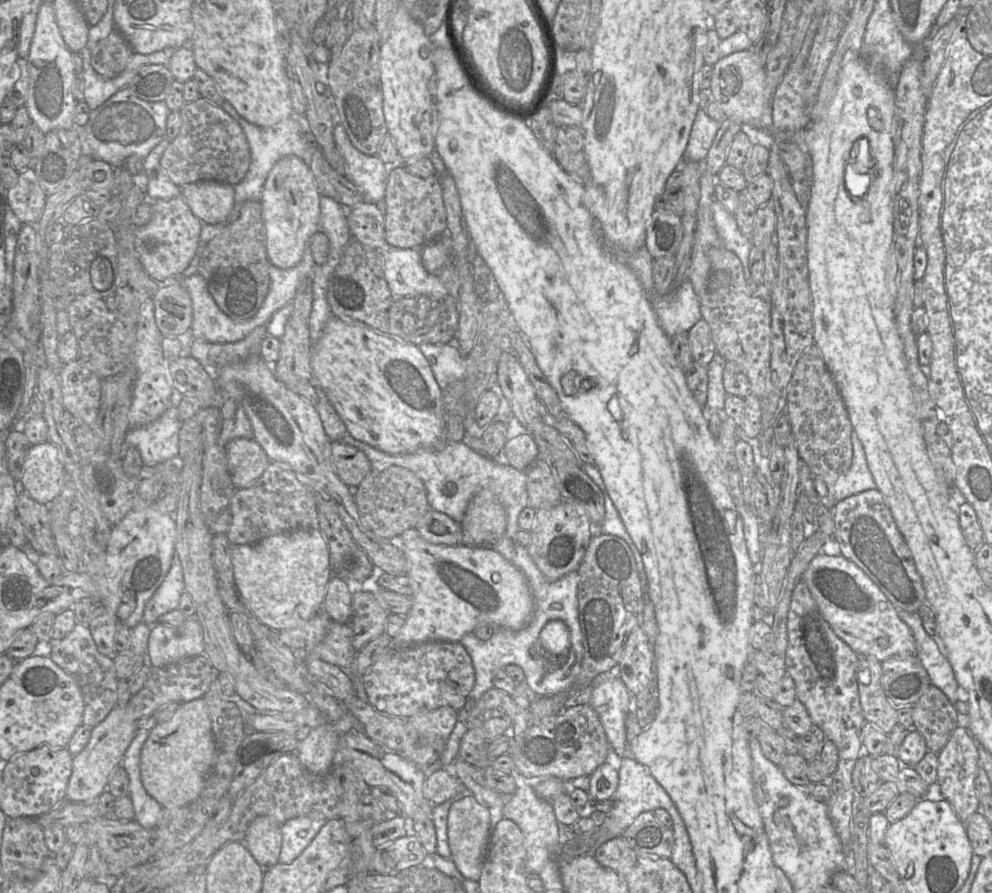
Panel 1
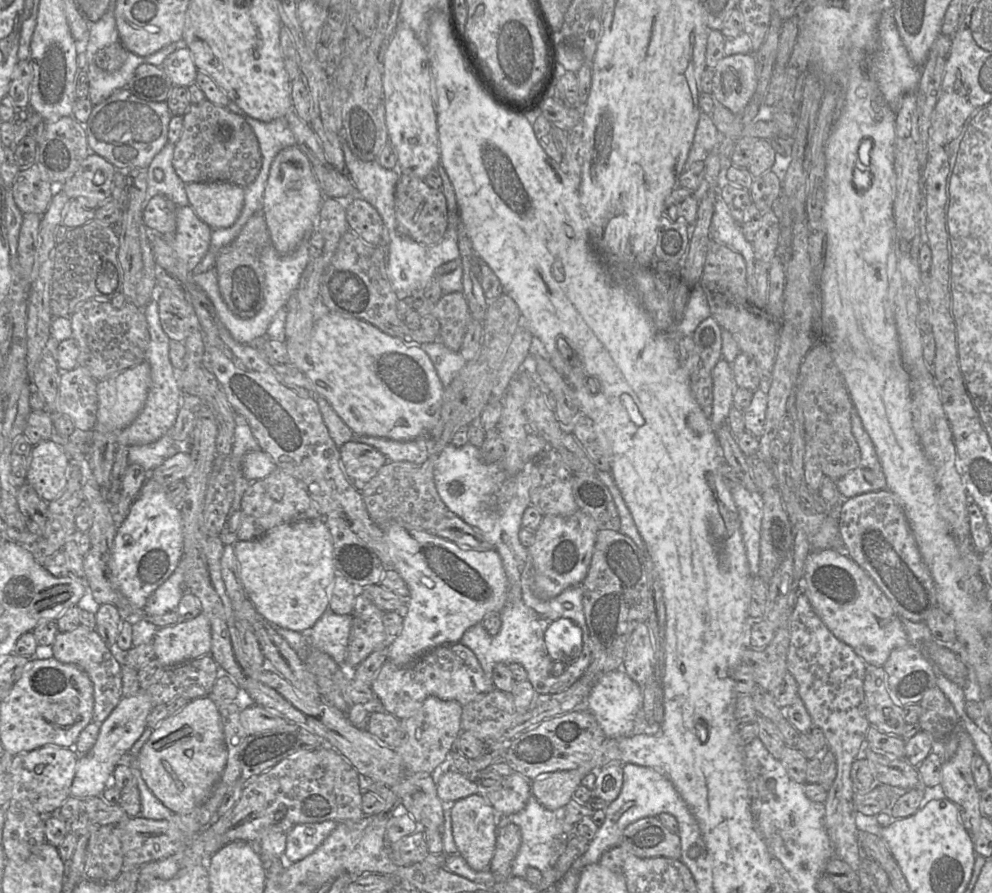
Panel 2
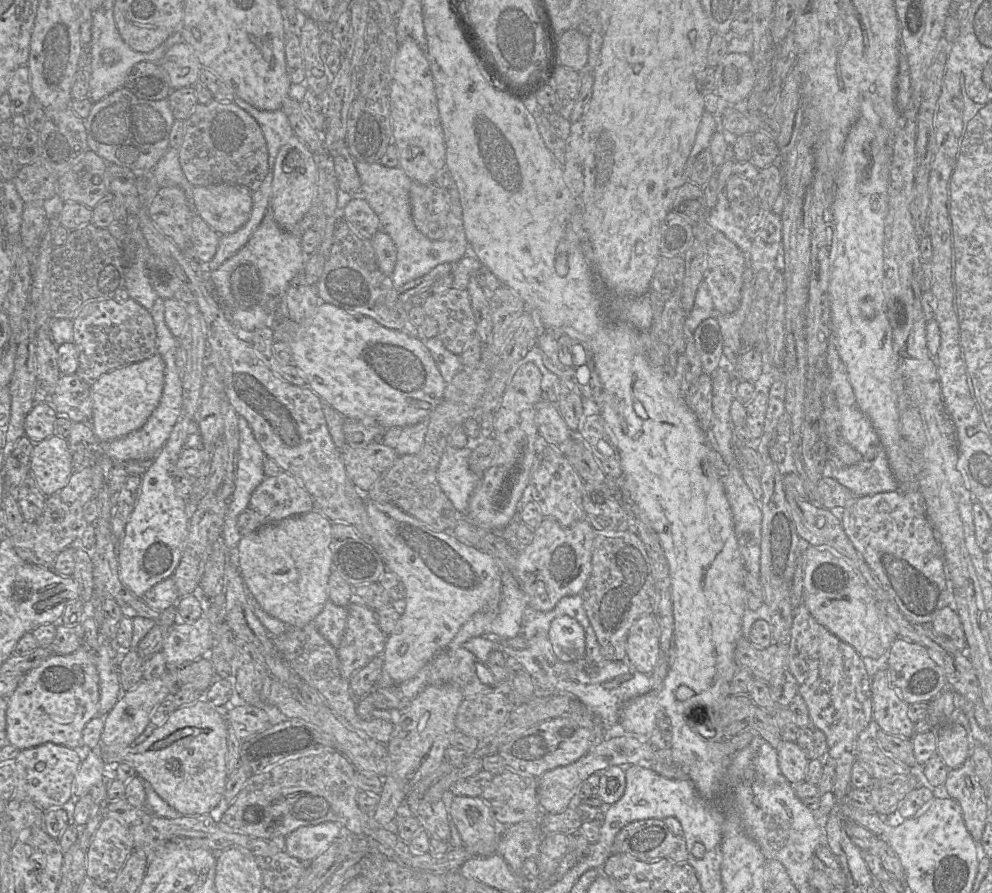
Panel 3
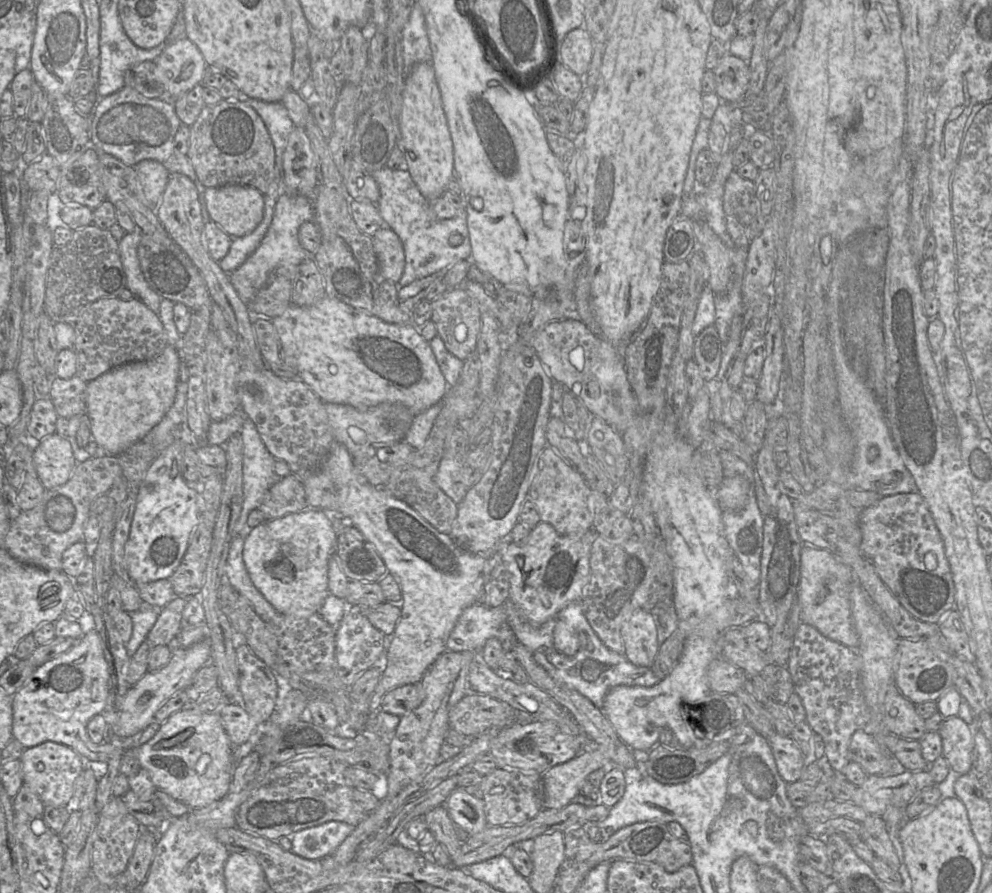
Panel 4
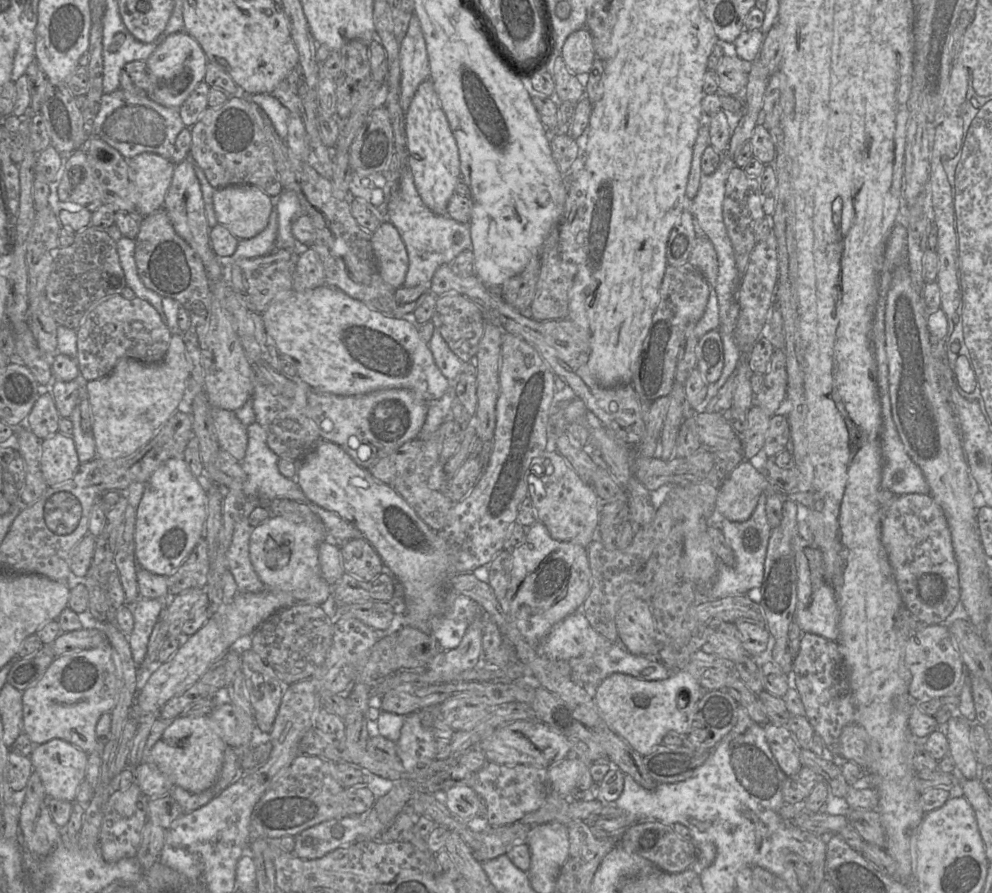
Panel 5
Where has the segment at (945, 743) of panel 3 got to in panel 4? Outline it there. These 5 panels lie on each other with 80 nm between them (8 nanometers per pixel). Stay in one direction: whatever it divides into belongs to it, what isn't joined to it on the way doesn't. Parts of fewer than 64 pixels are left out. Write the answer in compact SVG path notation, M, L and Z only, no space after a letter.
M960 717L943 720L938 733L942 739L942 756L958 774L972 770L973 735L970 725Z

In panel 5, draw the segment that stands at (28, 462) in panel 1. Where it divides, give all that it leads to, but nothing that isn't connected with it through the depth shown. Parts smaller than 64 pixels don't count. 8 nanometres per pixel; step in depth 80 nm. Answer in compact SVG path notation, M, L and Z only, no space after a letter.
M57 431L41 441L40 466L48 486L60 485L72 478L79 465L71 436Z

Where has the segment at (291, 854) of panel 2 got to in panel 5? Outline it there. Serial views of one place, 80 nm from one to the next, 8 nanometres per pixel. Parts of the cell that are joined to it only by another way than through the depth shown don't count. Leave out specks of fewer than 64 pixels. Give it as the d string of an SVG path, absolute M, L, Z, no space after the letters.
M345 816L319 823L295 836L293 853L302 859L319 859L357 842L363 825L364 816Z

